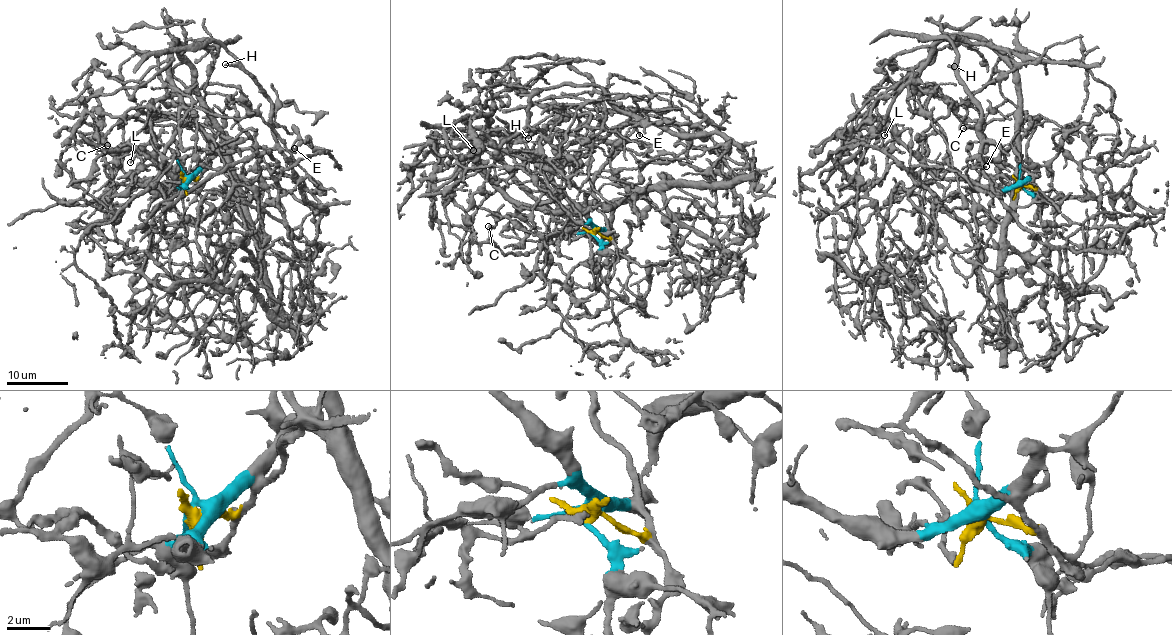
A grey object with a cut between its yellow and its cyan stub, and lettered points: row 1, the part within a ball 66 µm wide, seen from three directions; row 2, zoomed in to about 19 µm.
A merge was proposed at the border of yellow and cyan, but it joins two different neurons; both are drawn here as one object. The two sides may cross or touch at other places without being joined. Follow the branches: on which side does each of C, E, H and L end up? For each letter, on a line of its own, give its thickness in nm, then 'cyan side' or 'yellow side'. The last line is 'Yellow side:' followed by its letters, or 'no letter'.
C: 360 nm thick; yellow side
E: 150 nm thick; yellow side
H: 160 nm thick; yellow side
L: 110 nm thick; cyan side
Yellow side: C, E, H

